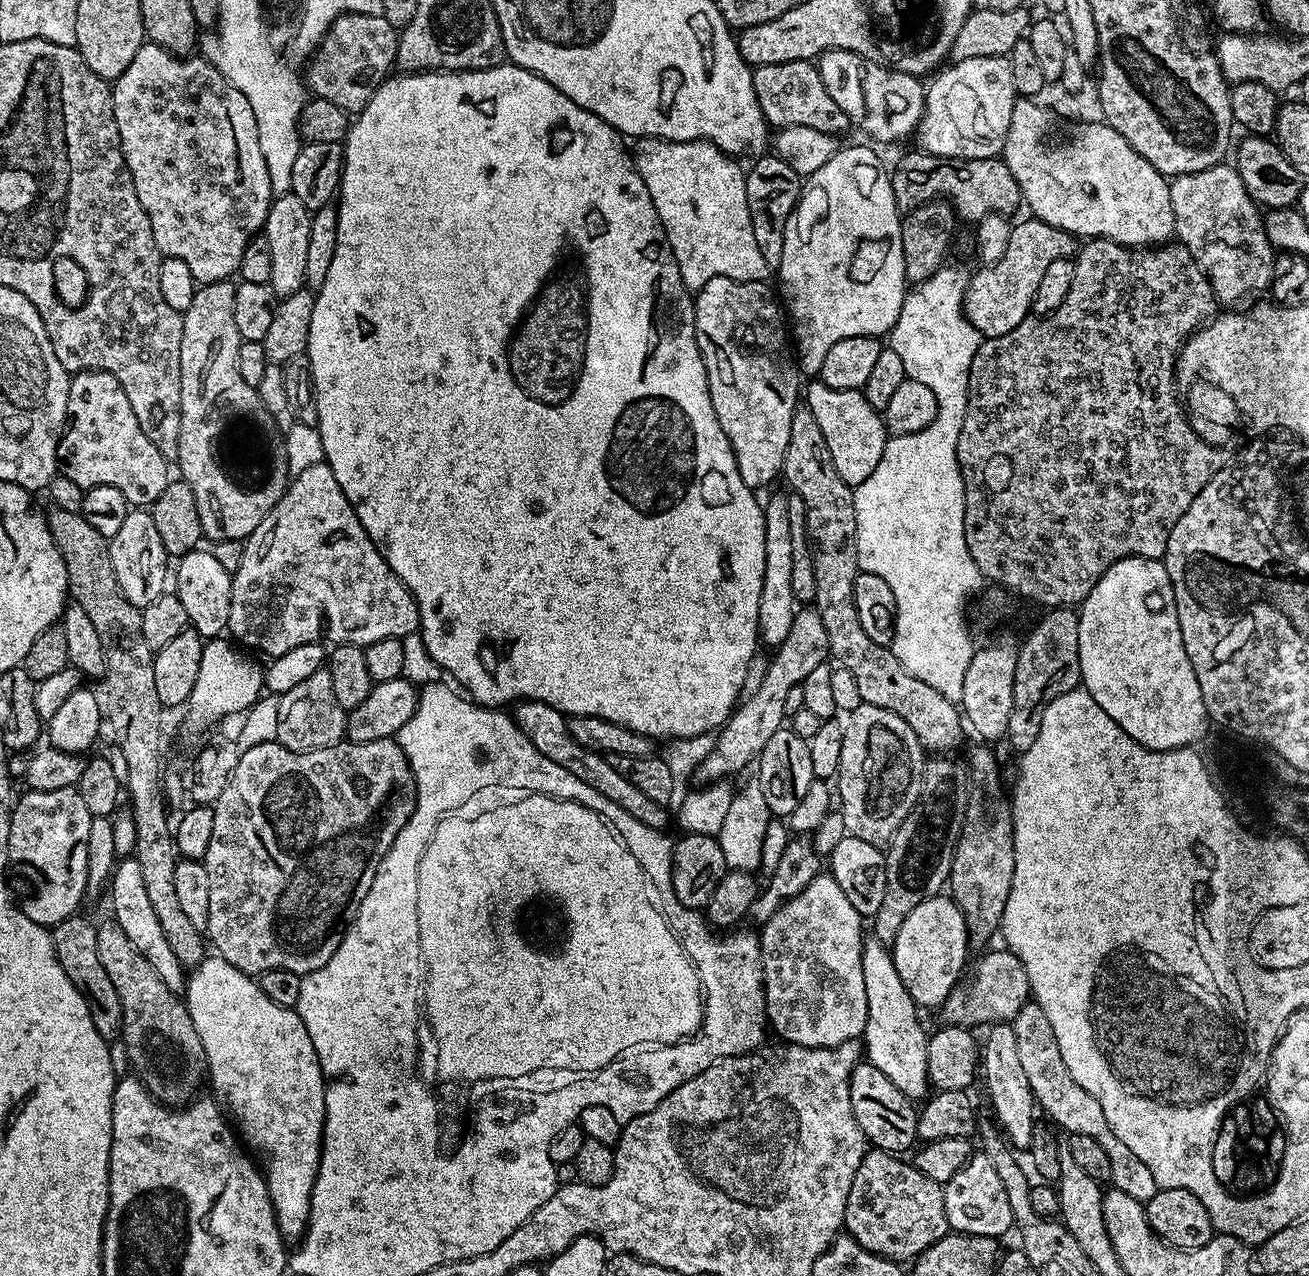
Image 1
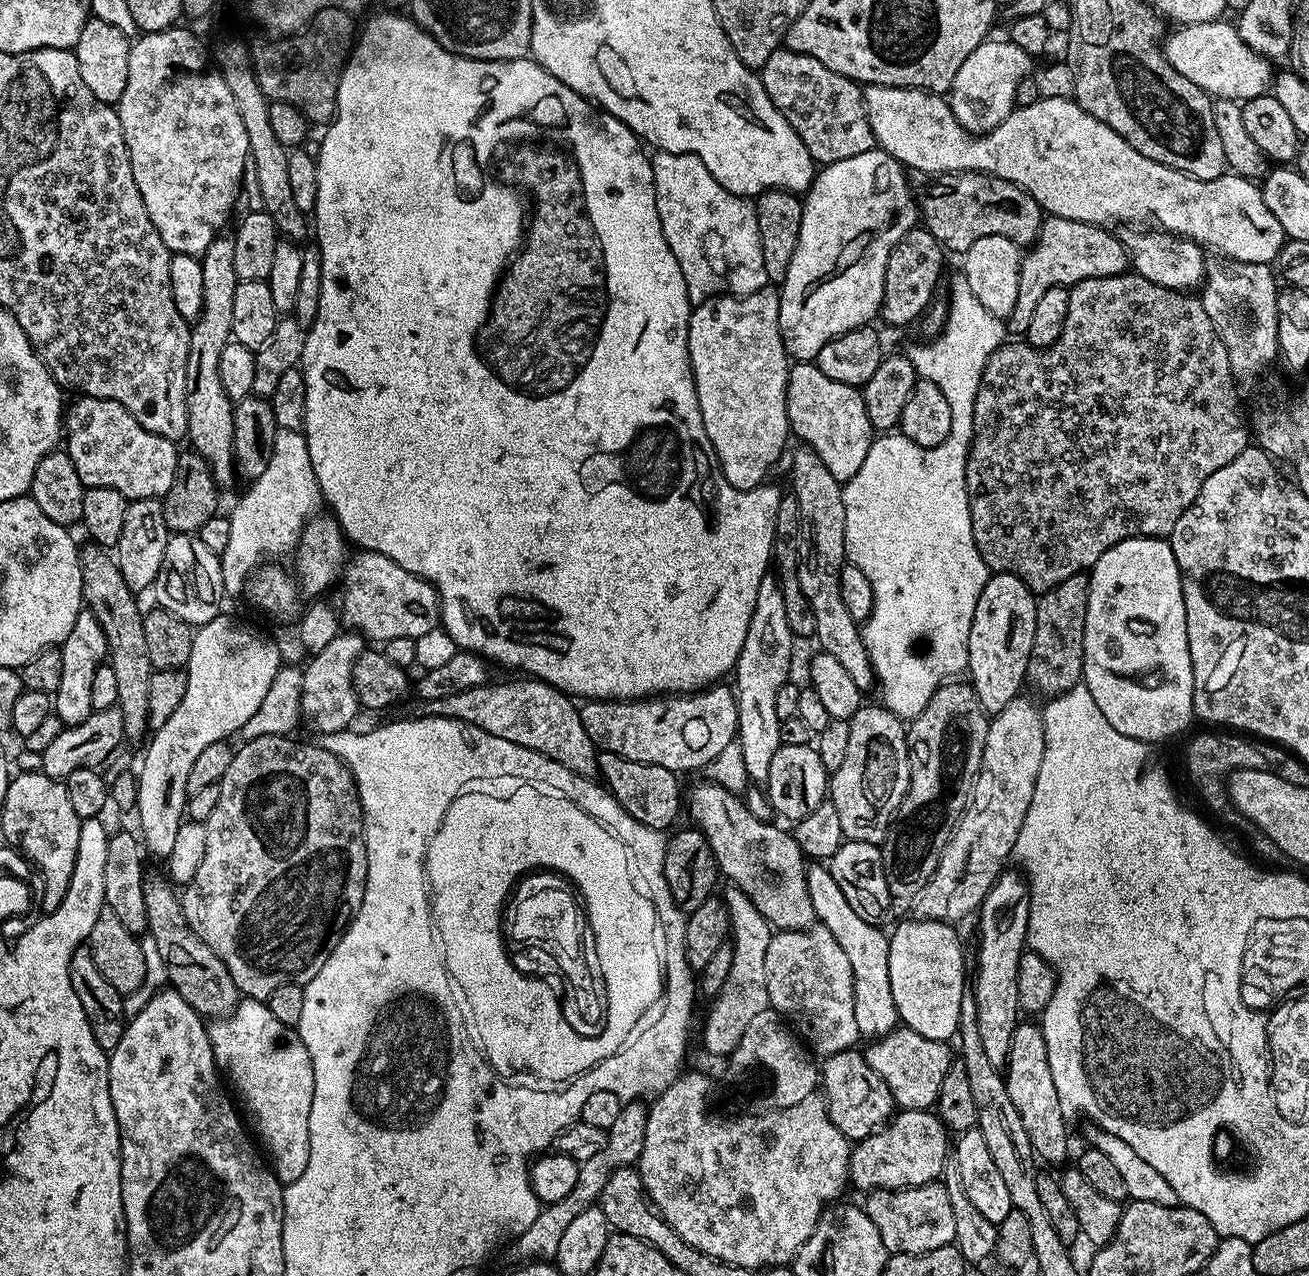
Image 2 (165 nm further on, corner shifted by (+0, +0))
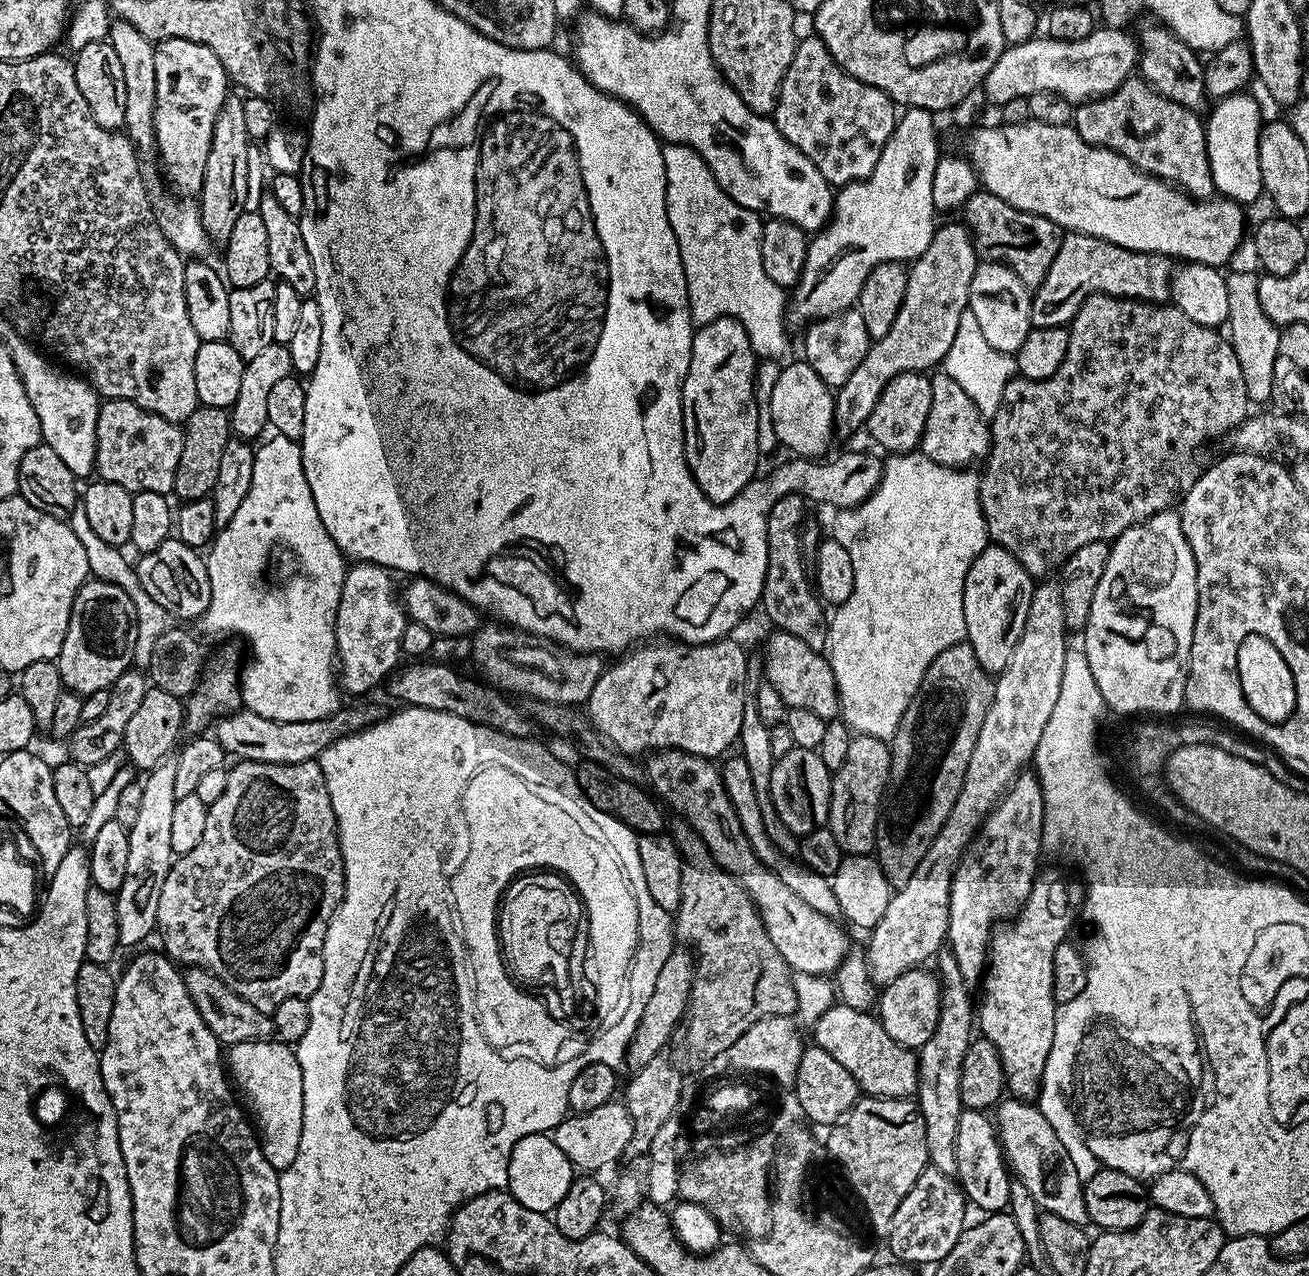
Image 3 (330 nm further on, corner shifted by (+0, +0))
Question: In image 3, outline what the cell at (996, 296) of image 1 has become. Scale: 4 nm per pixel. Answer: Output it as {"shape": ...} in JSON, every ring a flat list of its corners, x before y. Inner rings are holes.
{"shape":[[1069,231,1046,278,1031,293,1032,327,1063,328,1071,325,1087,296,1126,296,1130,300,1164,302,1169,299,1174,264,1157,252,1135,252,1085,232]]}

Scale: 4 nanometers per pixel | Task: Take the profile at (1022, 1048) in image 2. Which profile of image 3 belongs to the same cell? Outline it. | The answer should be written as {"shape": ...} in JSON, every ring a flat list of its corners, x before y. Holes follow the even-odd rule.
{"shape":[[1047,870,1039,873,1038,879,1032,883,1030,894,1024,899,1020,905,1014,918,1008,925,997,927,992,934,992,943,988,950,988,962,986,965,986,975,982,980,982,989,984,993,978,996,978,1032,983,1039,989,1040,994,1046,994,1050,998,1050,998,1054,1002,1058,1002,1070,1004,1071,1004,1082,1007,1091,1011,1093,1017,1100,1035,1101,1040,1095,1040,1083,1042,1082,1042,1074,1046,1066,1046,1058,1050,1058,1050,1046,1054,1046,1054,1022,1056,1021,1056,1009,1058,1007,1054,998,1054,950,1059,944,1065,943,1069,939,1068,931,1072,928,1072,923,1077,923,1078,917,1081,915,1084,906,1084,890,1085,885,1079,879,1071,880,1068,876,1063,876,1060,872,1047,872]]}

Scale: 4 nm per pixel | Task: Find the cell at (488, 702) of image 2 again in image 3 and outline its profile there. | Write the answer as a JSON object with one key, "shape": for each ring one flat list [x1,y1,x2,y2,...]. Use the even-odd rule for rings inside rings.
{"shape":[[352,702,352,705,341,706,336,712,318,721,276,722,262,718,260,714,247,710,229,712,217,719,214,724,216,741,224,747,225,753,237,761,253,760,271,764,297,764,298,762,319,761,322,750,338,738,360,732,371,724,385,719,383,712,376,704]]}

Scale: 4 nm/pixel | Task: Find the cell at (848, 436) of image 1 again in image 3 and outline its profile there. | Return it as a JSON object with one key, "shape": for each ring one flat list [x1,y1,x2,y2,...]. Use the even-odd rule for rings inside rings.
{"shape":[[807,362,788,364,776,376,772,393,768,396,766,416,772,419,772,432,786,447,800,458,820,458,832,444,835,418,835,395]]}

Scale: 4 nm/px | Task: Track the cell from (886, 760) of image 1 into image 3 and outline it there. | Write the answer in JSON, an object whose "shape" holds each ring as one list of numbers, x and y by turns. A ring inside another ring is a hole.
{"shape":[[853,735,850,750,846,753,846,762,833,775,832,797,828,807,827,827,838,838,838,846,849,856,867,856,876,846,876,828,880,825,882,805,888,791,888,775,892,765,892,750,887,740,873,736]]}

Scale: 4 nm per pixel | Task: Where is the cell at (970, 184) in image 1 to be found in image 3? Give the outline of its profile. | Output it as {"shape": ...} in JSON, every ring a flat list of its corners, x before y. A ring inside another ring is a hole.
{"shape":[[977,190,965,202,962,215,963,223,971,233,972,243,985,261,1008,265,1029,290,1034,290,1044,281,1046,270,1050,270,1050,262,1054,262,1054,254,1058,254,1062,239,1061,229,1053,220,1018,210,1002,202,1002,198,983,190]]}

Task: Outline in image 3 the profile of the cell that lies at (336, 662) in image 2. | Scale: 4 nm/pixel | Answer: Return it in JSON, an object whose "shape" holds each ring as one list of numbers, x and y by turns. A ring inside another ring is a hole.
{"shape":[[356,562,347,569,341,584,336,618,336,664,339,687,352,698,367,697,364,695,371,688,379,684,381,687,401,663,402,630,409,619,395,578,382,564]]}

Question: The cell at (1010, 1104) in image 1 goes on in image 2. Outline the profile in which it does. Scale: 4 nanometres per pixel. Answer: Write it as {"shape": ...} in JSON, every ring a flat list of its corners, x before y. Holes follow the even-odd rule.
{"shape":[[1019,871,1016,872,1001,872,978,909,980,941,976,944,976,988,974,987,978,1030,986,1058,990,1058,991,1064,998,1069,1007,1065,1010,1038,1014,1036,1014,1030,1022,1016,1018,998,1018,966,1028,942,1030,902,1027,879]]}

